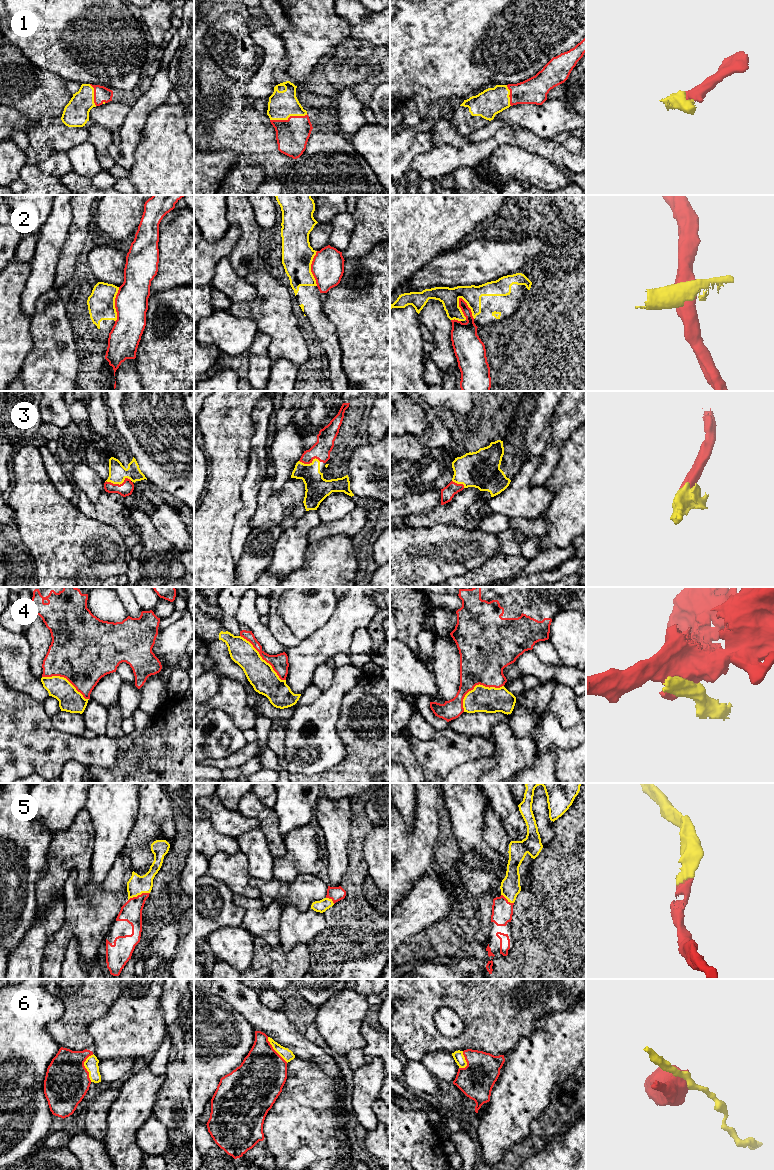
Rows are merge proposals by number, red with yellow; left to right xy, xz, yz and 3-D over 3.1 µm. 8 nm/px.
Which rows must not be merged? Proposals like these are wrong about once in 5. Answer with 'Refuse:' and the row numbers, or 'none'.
Refuse: 2, 4, 6

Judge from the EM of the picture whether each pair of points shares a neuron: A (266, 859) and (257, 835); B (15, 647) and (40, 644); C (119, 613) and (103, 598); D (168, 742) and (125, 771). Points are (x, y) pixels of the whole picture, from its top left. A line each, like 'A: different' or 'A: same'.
A: same
B: different
C: same
D: same

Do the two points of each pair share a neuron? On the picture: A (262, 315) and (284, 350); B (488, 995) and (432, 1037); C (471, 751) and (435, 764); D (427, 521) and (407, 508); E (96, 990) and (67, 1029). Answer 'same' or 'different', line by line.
A: same
B: same
C: same
D: different
E: same

